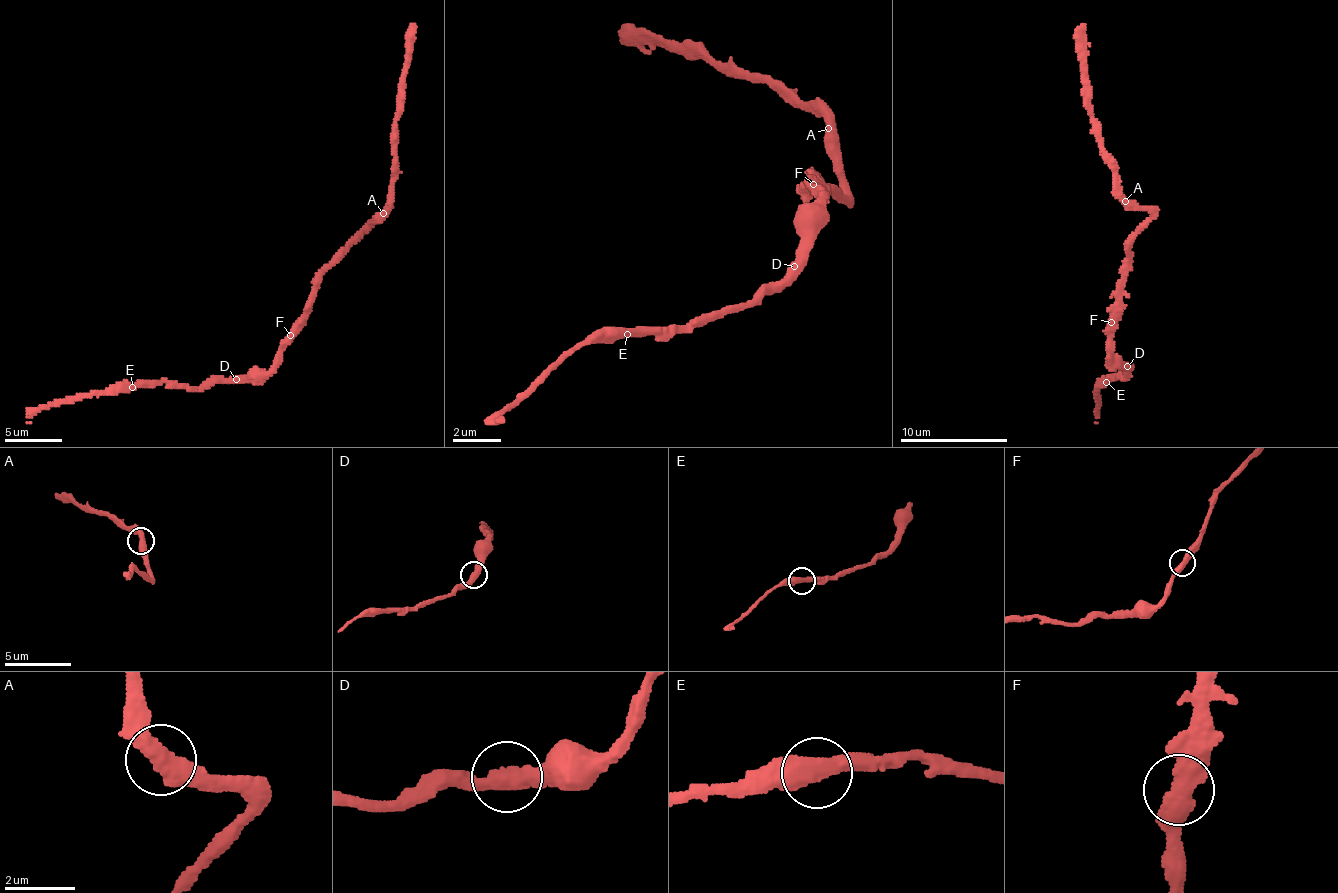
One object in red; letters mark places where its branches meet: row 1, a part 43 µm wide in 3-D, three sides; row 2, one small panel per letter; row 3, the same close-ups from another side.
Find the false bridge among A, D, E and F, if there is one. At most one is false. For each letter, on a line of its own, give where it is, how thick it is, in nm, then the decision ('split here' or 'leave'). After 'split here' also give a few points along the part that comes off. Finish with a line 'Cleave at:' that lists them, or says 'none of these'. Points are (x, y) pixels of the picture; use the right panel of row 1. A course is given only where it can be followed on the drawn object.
A: place (1125, 201); calibre 500 nm; leave
D: place (1127, 366); calibre 460 nm; leave
E: place (1106, 382); calibre 480 nm; leave
F: place (1111, 322); calibre 480 nm; leave
Cleave at: none of these

